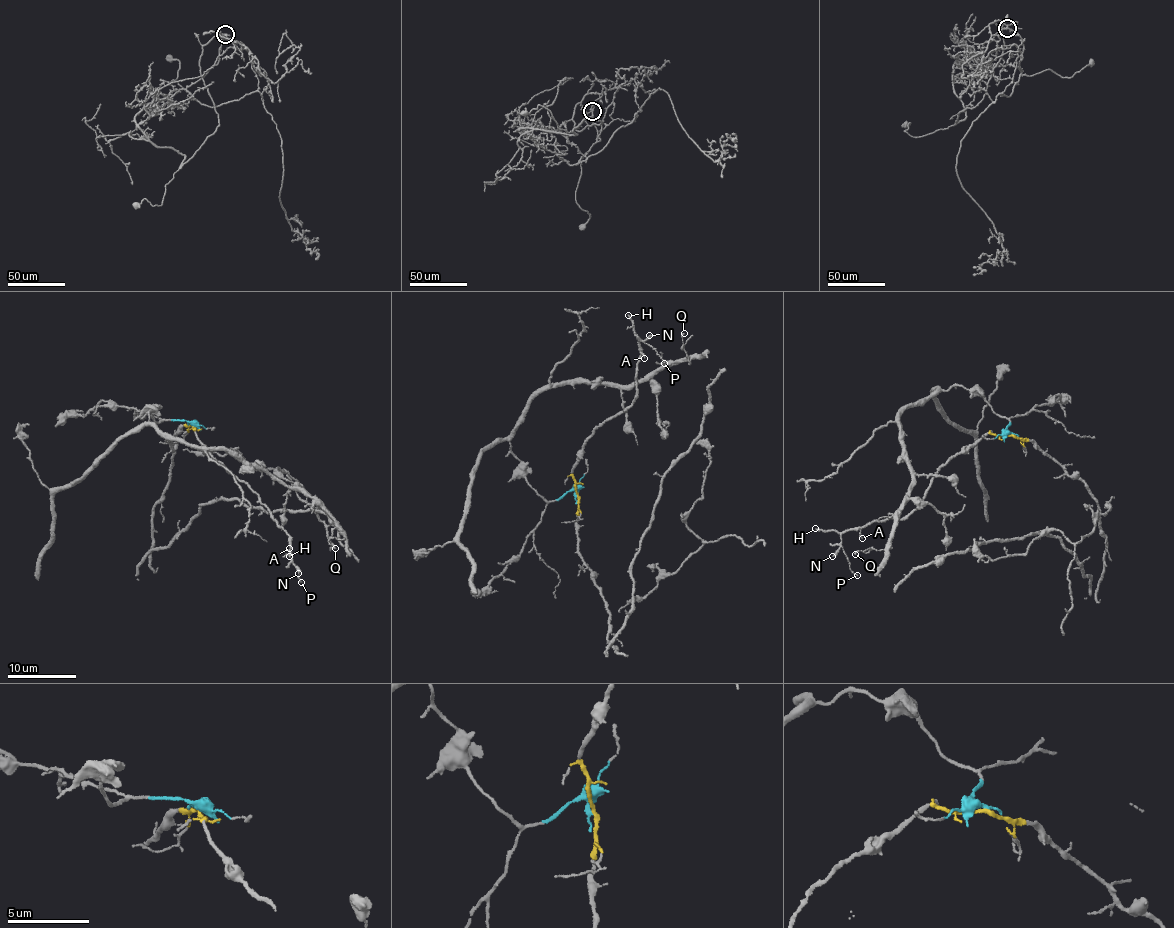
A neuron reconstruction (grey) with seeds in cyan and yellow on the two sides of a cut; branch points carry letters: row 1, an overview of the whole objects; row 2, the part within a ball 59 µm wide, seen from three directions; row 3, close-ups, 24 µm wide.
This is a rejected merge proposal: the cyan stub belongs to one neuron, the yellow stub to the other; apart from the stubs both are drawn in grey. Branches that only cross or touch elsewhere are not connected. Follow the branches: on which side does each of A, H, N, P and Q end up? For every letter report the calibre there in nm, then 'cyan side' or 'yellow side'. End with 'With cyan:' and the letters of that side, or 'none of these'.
A: 120 nm | yellow side
H: 190 nm | yellow side
N: 320 nm | yellow side
P: 100 nm | yellow side
Q: 130 nm | cyan side
With cyan: Q

